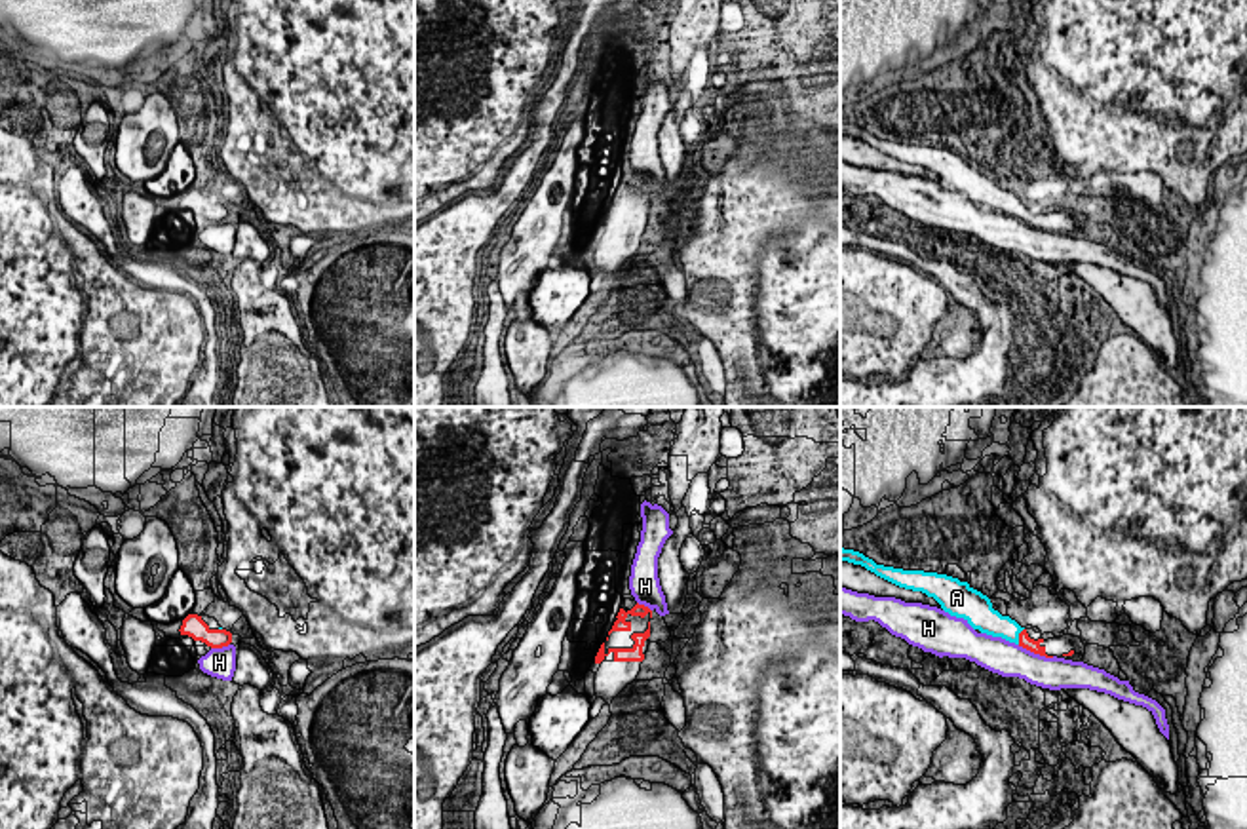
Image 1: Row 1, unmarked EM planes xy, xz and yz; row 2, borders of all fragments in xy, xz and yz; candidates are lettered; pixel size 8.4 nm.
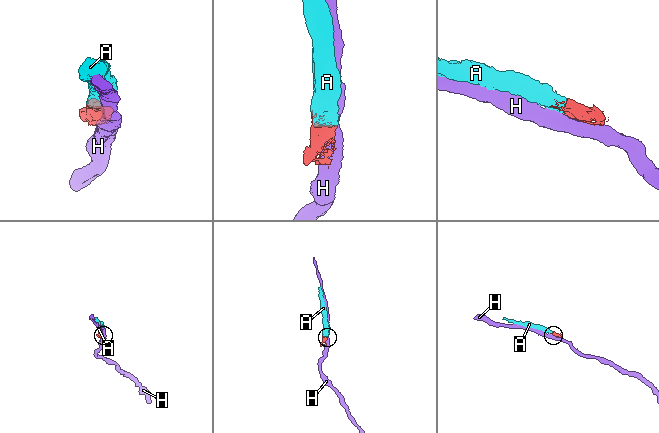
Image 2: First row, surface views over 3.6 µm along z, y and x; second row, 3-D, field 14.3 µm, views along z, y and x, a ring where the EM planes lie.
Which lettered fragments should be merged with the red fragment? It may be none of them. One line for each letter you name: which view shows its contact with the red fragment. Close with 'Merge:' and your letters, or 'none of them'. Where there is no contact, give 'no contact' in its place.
A: meets red in yz
Merge: A

